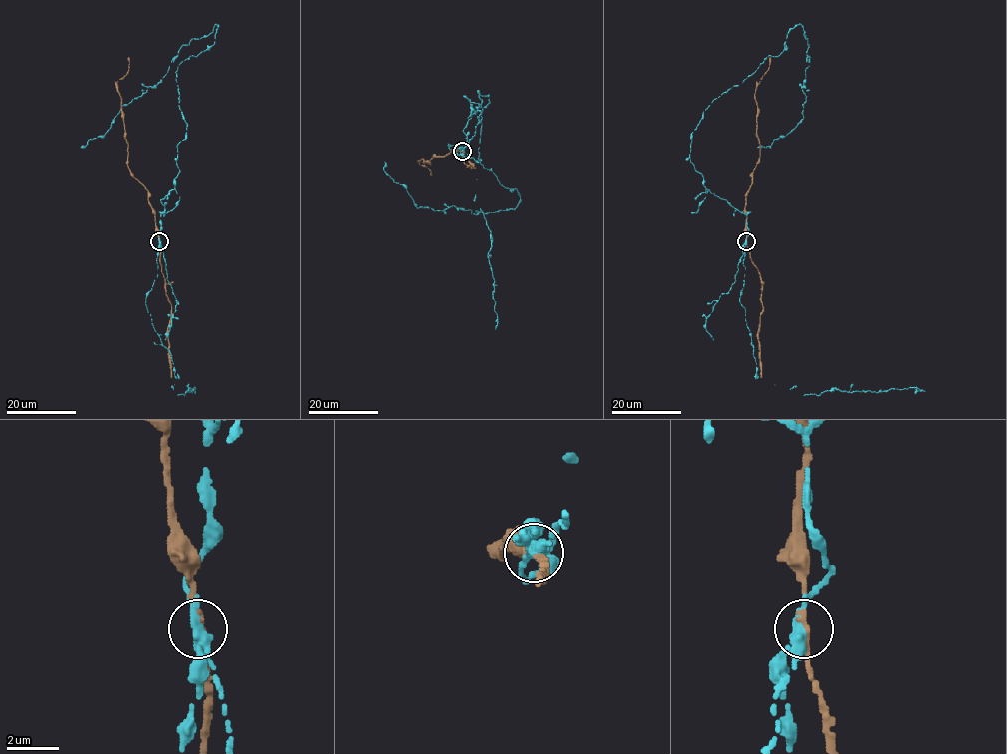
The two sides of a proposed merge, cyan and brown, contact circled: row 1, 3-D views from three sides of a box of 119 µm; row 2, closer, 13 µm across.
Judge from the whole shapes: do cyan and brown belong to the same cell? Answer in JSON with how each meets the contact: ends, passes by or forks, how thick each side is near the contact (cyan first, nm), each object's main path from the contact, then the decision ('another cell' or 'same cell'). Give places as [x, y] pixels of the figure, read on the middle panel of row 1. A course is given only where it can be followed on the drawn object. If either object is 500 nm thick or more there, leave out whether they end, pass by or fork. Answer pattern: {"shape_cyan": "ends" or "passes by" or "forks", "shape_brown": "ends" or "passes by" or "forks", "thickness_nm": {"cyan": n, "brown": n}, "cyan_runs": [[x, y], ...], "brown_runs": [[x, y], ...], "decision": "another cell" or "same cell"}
{"shape_cyan": "forks", "shape_brown": "passes by", "thickness_nm": {"cyan": 320, "brown": 190}, "cyan_runs": [[462, 151], [478, 95], [488, 96], [478, 159], [517, 190], [515, 209], [417, 208], [384, 162]], "brown_runs": [[462, 151], [457, 149], [444, 156], [434, 156], [430, 164], [423, 159], [419, 161], [430, 175]], "decision": "another cell"}

